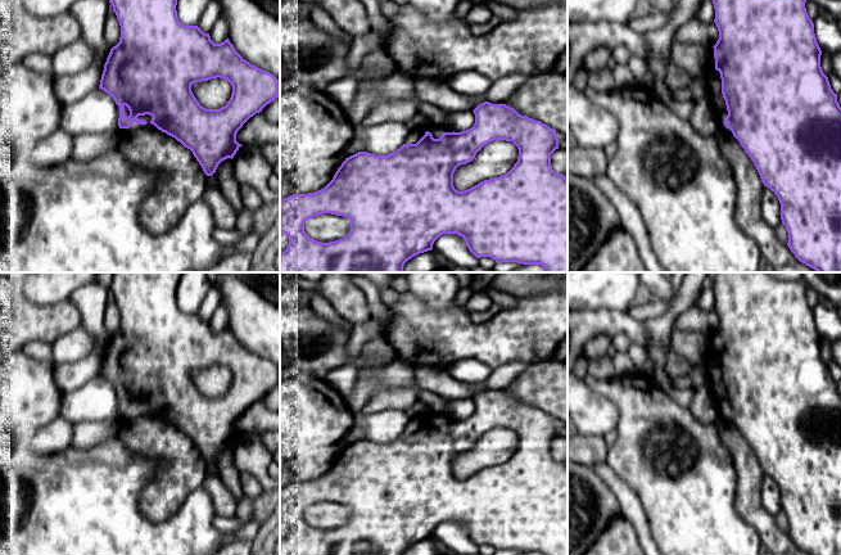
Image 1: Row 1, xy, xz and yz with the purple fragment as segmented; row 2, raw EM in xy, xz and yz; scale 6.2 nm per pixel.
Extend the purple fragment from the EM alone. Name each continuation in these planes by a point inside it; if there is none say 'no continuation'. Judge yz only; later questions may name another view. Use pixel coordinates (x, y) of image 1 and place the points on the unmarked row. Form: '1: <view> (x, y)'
1: yz (714, 370)

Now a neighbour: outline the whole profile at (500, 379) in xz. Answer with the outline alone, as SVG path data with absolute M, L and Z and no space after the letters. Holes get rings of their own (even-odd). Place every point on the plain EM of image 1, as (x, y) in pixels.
M515 361L508 362L506 366L501 366L492 371L492 374L483 382L474 385L481 389L489 389L492 392L506 391L519 376L529 367L528 364Z

